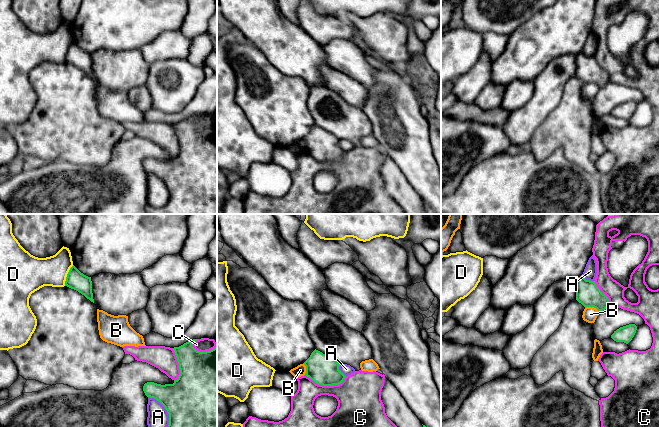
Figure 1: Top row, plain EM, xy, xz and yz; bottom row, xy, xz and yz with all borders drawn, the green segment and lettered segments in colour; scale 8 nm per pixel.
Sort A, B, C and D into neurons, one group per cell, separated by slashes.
A / B / C / D

